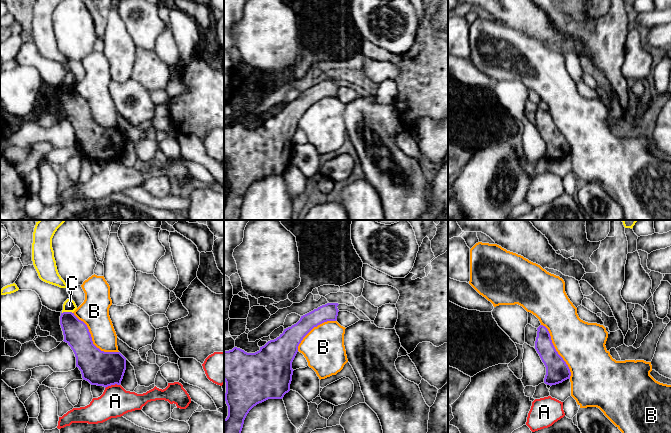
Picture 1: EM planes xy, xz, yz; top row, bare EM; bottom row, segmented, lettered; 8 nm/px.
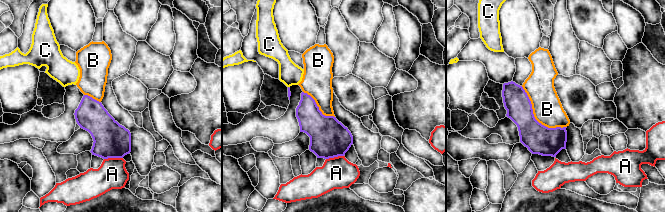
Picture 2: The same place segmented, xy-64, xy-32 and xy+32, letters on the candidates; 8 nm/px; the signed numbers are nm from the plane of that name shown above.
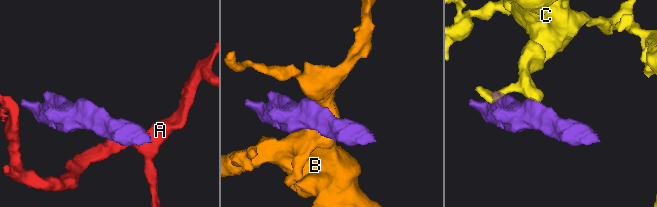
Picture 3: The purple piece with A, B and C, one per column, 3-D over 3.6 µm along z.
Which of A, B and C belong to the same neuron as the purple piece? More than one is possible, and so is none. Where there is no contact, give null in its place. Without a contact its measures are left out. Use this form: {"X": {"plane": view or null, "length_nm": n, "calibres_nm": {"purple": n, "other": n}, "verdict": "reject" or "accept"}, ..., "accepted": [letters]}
{"A": {"plane": "xy", "length_nm": 120, "calibres_nm": {"purple": 280, "other": 240}, "verdict": "reject"}, "B": {"plane": "xy", "length_nm": 480, "calibres_nm": {"purple": 280, "other": 240}, "verdict": "reject"}, "C": {"plane": "xy", "length_nm": 90, "calibres_nm": {"purple": 200, "other": 100}, "verdict": "reject"}, "accepted": []}

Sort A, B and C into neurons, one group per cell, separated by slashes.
A / B / C

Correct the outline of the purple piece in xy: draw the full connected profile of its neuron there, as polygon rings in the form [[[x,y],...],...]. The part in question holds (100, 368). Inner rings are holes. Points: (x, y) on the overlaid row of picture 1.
[[[63,312],[60,325],[66,342],[76,357],[83,380],[91,385],[120,385],[126,370],[126,358],[120,352],[104,352],[92,341],[87,325],[72,312]]]

